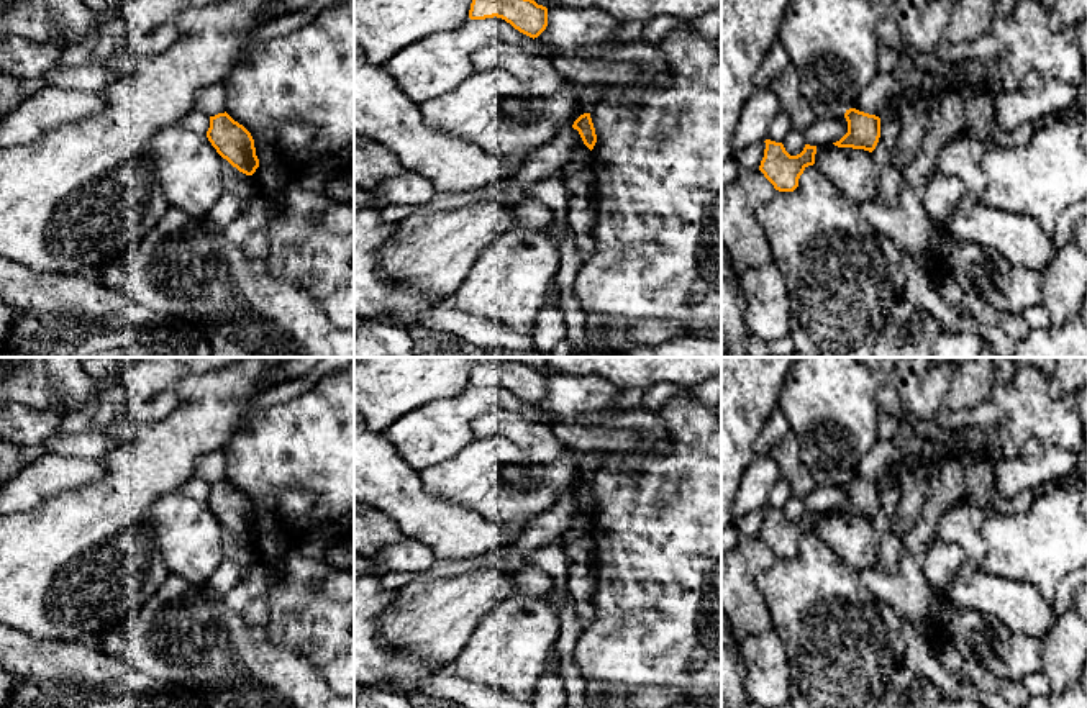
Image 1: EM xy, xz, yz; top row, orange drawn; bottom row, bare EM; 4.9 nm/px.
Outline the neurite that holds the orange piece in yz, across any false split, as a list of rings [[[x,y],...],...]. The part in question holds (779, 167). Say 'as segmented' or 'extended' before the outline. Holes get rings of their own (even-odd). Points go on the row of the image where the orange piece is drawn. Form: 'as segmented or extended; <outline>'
as segmented; [[[766,139],[759,170],[779,192],[794,192],[808,166],[815,164],[816,146],[805,144],[803,151],[790,156],[782,143]]]

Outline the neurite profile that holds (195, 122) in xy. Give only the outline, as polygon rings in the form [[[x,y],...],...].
[[[193,110],[184,118],[182,126],[195,134],[207,134],[210,128],[210,116],[198,110]]]

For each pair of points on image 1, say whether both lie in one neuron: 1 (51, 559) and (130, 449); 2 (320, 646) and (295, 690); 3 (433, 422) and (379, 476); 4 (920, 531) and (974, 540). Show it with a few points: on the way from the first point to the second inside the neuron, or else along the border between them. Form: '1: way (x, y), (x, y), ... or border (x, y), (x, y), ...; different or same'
1: way (79, 531), (130, 477); same
2: border (276, 644), (302, 654), (333, 690); different
3: border (382, 433), (418, 472); different
4: border (958, 502), (941, 517), (932, 540); different

